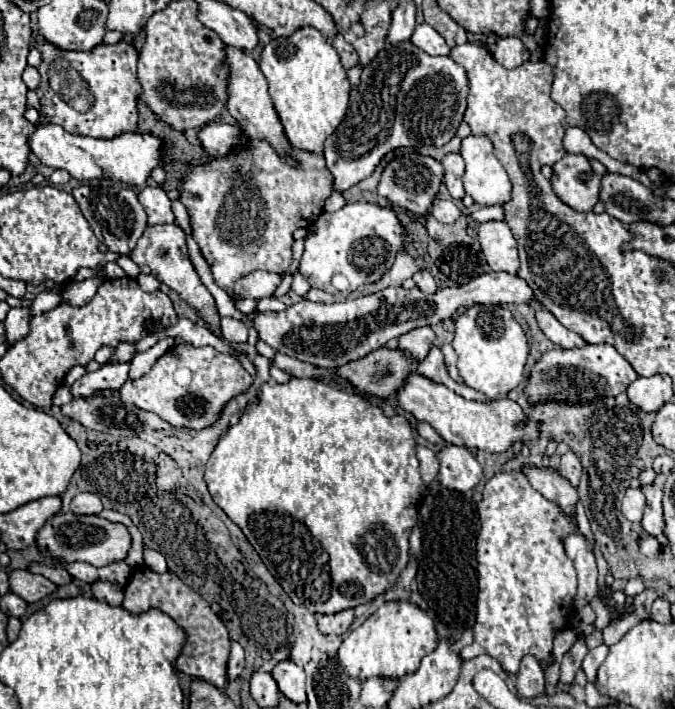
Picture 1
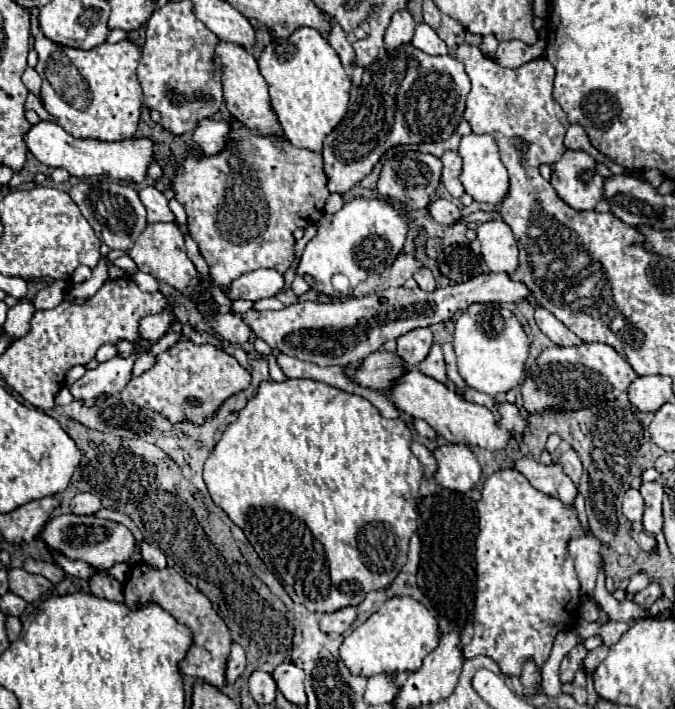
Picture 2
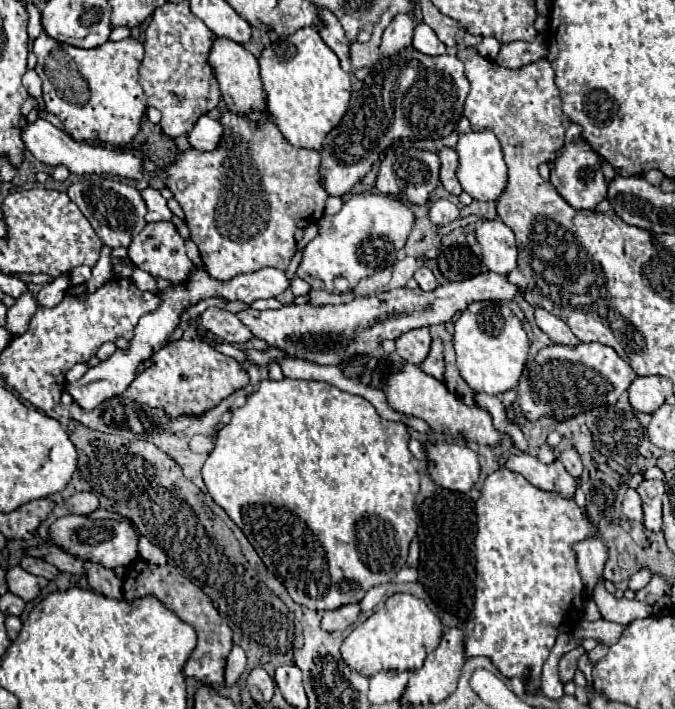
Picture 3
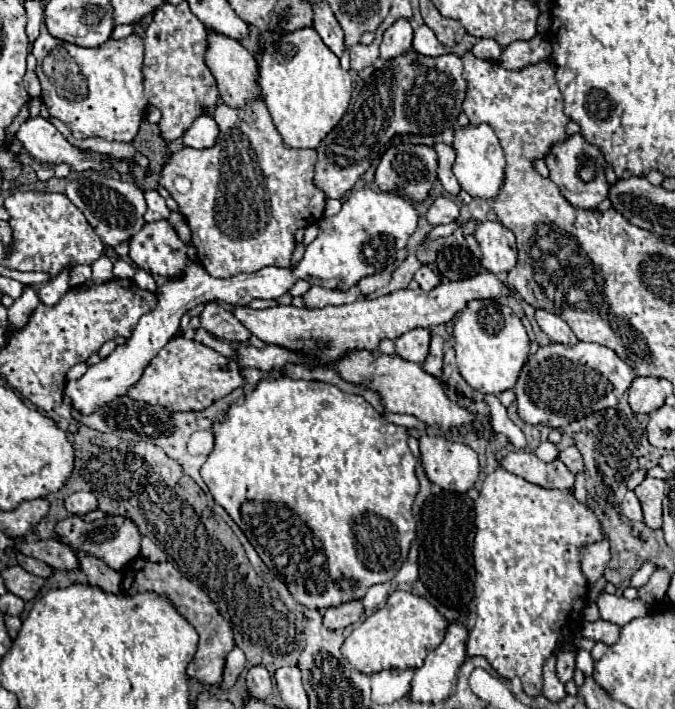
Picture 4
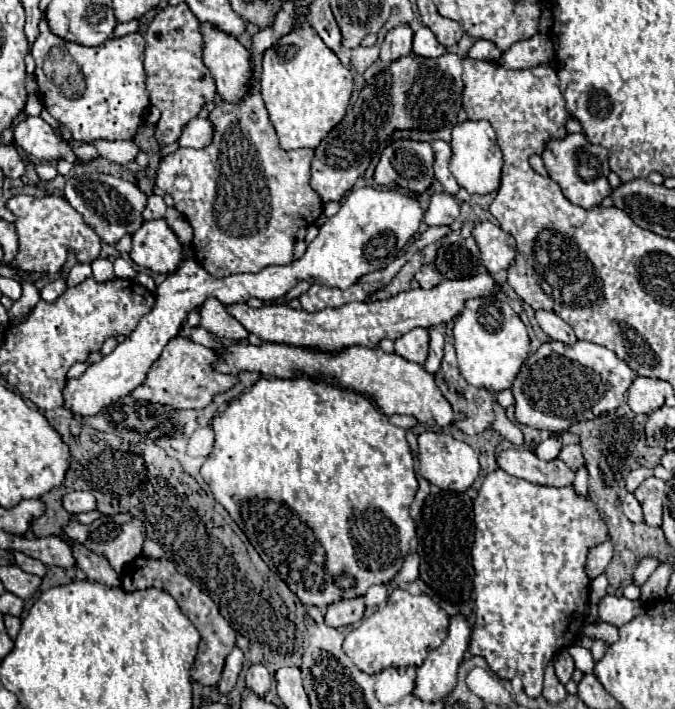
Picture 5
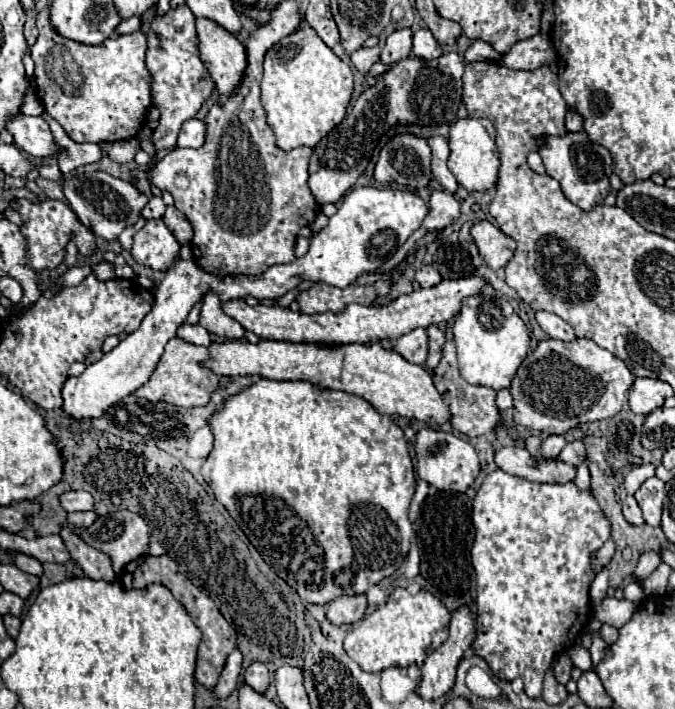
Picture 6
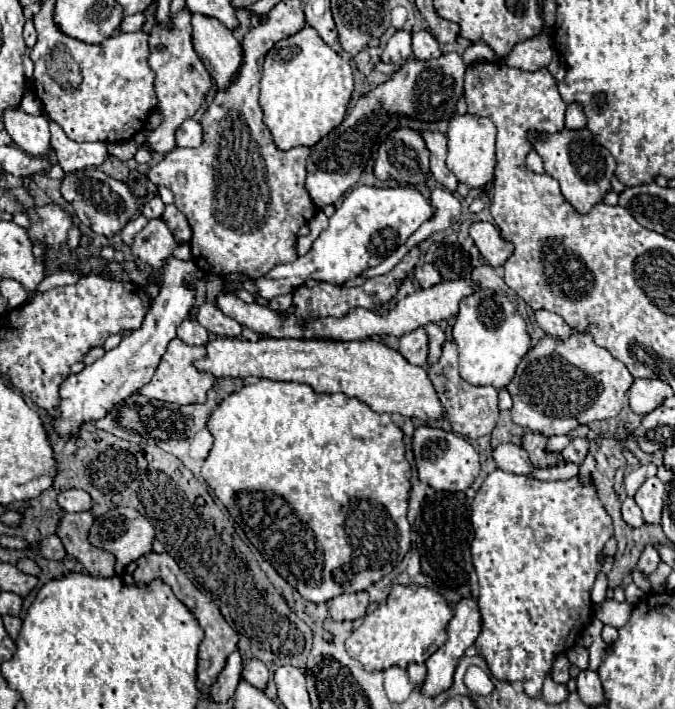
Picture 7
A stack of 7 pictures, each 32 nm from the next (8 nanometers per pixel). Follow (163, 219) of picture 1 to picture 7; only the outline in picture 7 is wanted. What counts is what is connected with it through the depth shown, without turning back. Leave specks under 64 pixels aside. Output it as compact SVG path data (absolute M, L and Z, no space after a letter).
M154 196L148 200L148 204L142 208L142 216L146 216L148 220L150 218L160 218L164 212L164 202L160 200L160 196Z

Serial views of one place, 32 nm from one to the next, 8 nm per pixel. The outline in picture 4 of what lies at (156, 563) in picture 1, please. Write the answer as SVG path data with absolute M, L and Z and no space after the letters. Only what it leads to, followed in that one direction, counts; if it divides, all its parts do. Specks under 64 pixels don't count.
M142 536L140 540L140 556L150 560L150 562L164 562L166 560L166 554L162 548L158 548L152 540L148 540L146 536Z

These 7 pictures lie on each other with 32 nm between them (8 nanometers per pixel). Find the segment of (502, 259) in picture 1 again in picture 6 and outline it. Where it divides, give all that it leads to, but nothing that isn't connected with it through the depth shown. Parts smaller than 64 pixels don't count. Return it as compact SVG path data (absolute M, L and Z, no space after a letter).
M476 222L472 226L472 238L490 270L500 270L514 256L516 242L502 234L502 230L490 222Z

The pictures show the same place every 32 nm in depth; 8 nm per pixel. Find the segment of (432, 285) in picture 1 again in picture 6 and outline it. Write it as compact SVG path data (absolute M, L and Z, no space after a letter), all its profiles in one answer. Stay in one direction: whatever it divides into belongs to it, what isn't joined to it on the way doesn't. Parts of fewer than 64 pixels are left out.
M422 264L418 270L416 270L416 280L422 288L432 288L436 286L438 282L442 282L442 276L438 274L438 270L434 270L434 266L430 264Z

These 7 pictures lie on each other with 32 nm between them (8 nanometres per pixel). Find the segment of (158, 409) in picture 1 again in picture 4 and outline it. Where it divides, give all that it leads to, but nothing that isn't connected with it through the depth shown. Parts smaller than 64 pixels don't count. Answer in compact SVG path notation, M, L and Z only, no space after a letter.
M184 336L172 338L156 356L154 362L142 372L142 378L126 392L128 398L146 402L150 406L164 406L170 412L198 412L212 406L218 398L244 386L244 376L232 358L218 354L202 342Z

